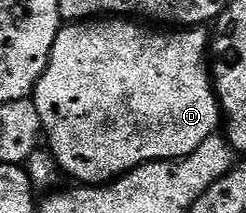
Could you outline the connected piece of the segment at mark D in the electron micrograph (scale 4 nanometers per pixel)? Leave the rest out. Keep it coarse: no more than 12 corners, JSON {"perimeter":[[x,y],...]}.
{"perimeter":[[59,28],[32,99],[101,186],[220,128],[208,36]]}

